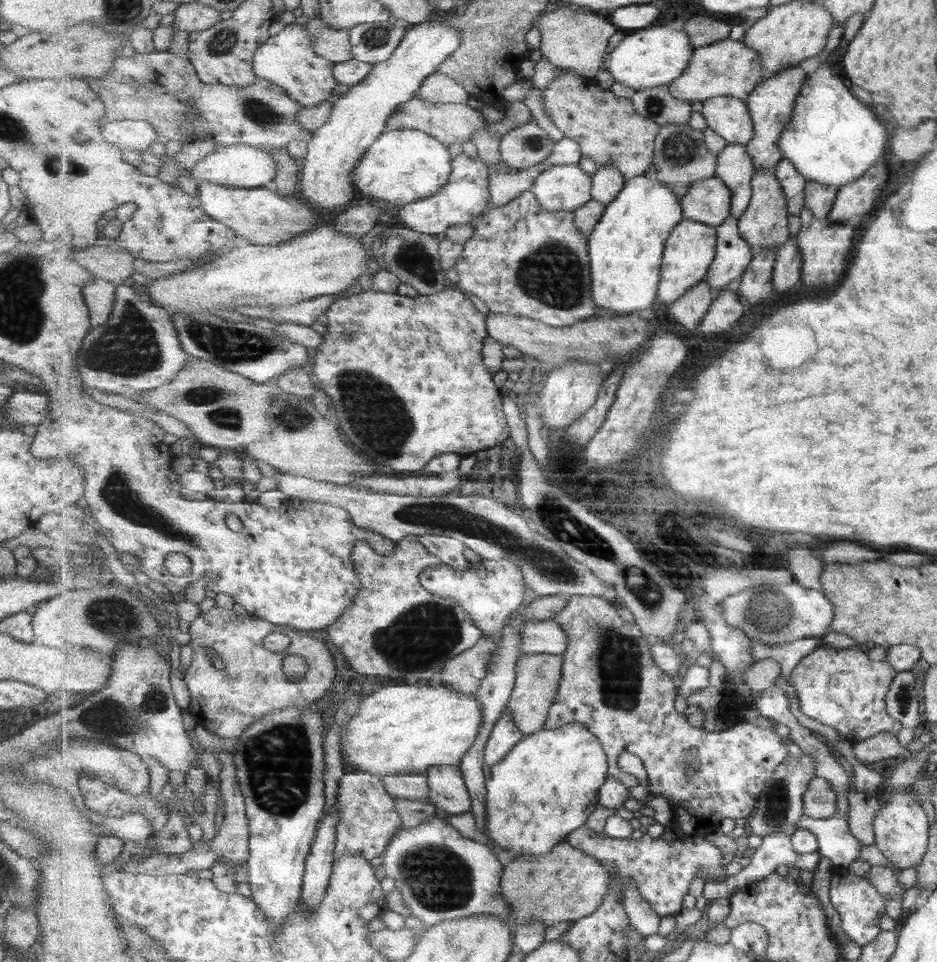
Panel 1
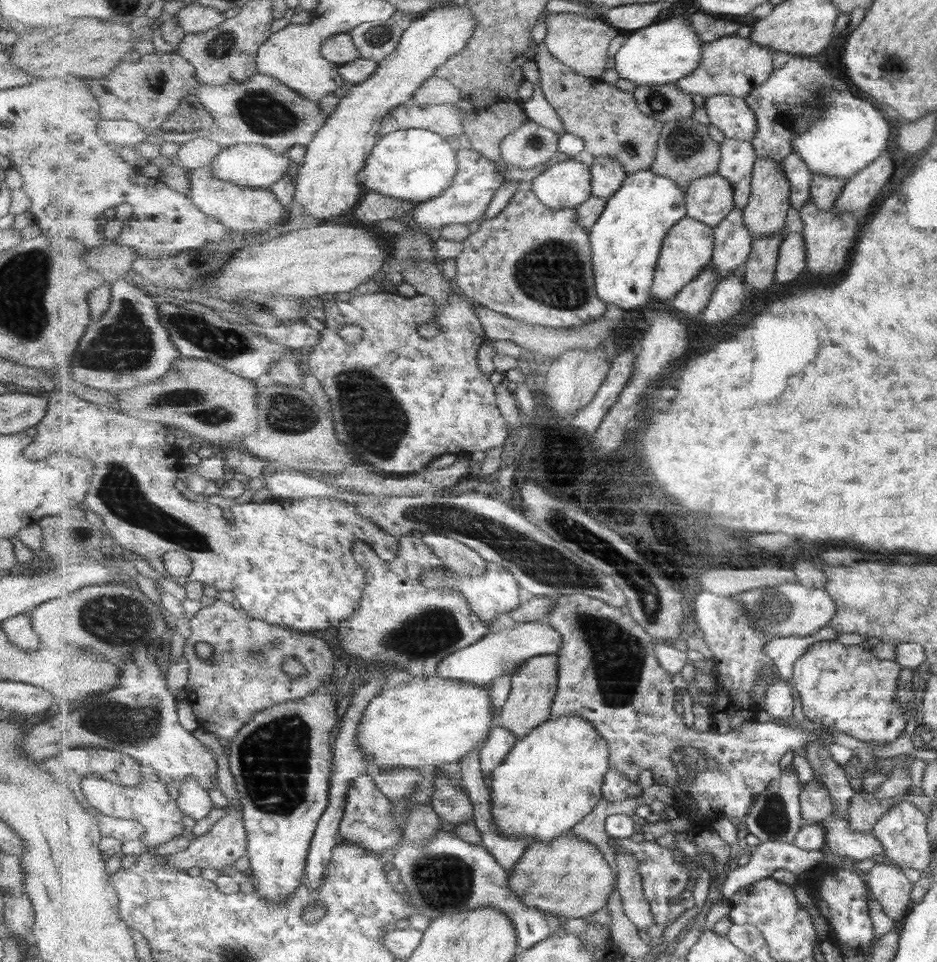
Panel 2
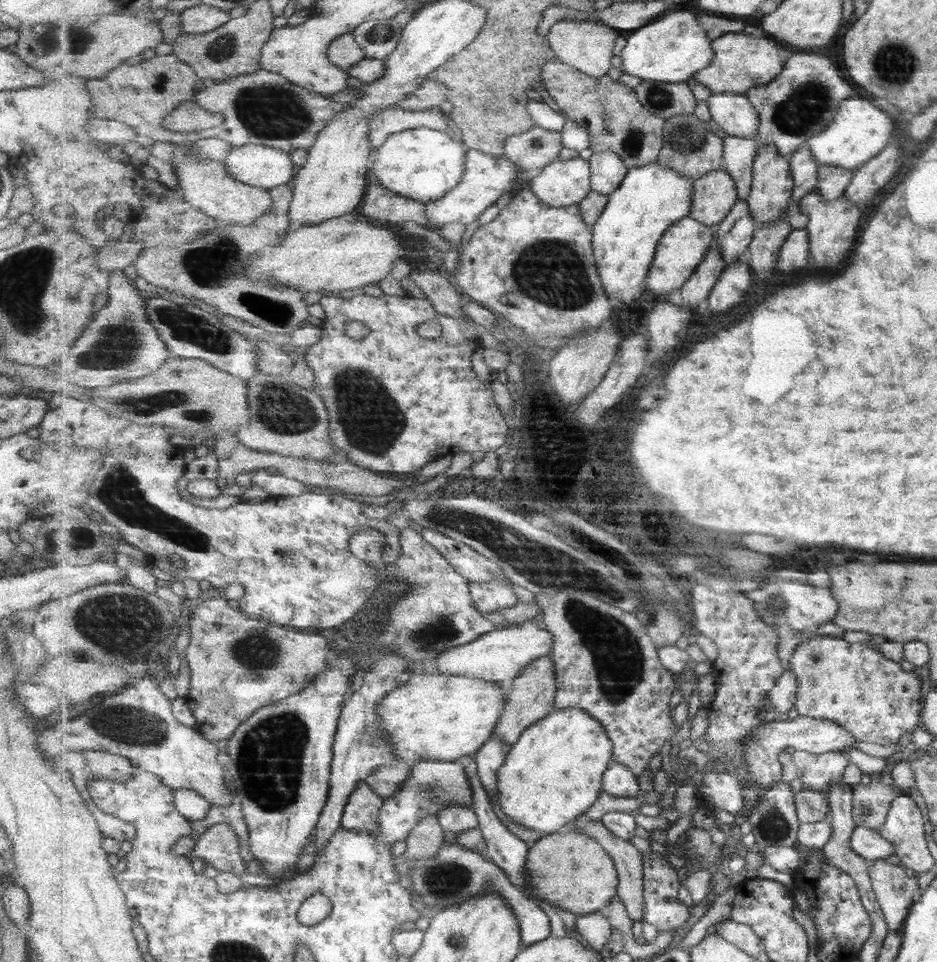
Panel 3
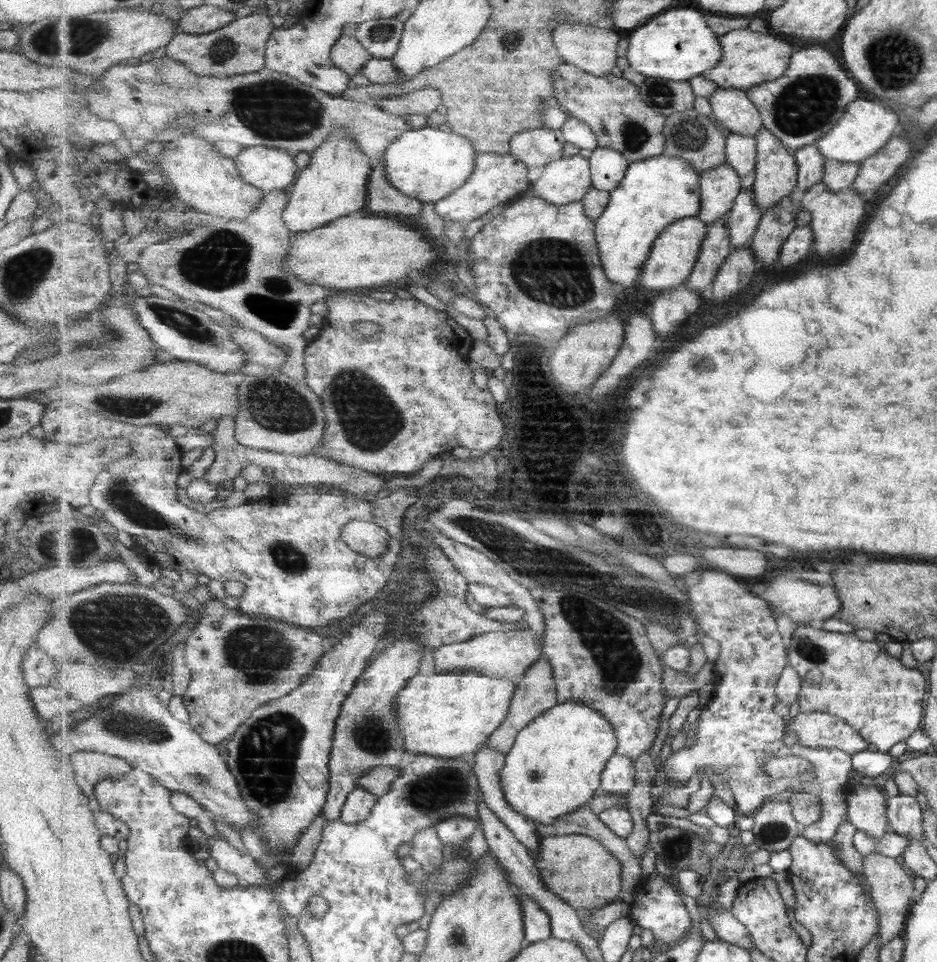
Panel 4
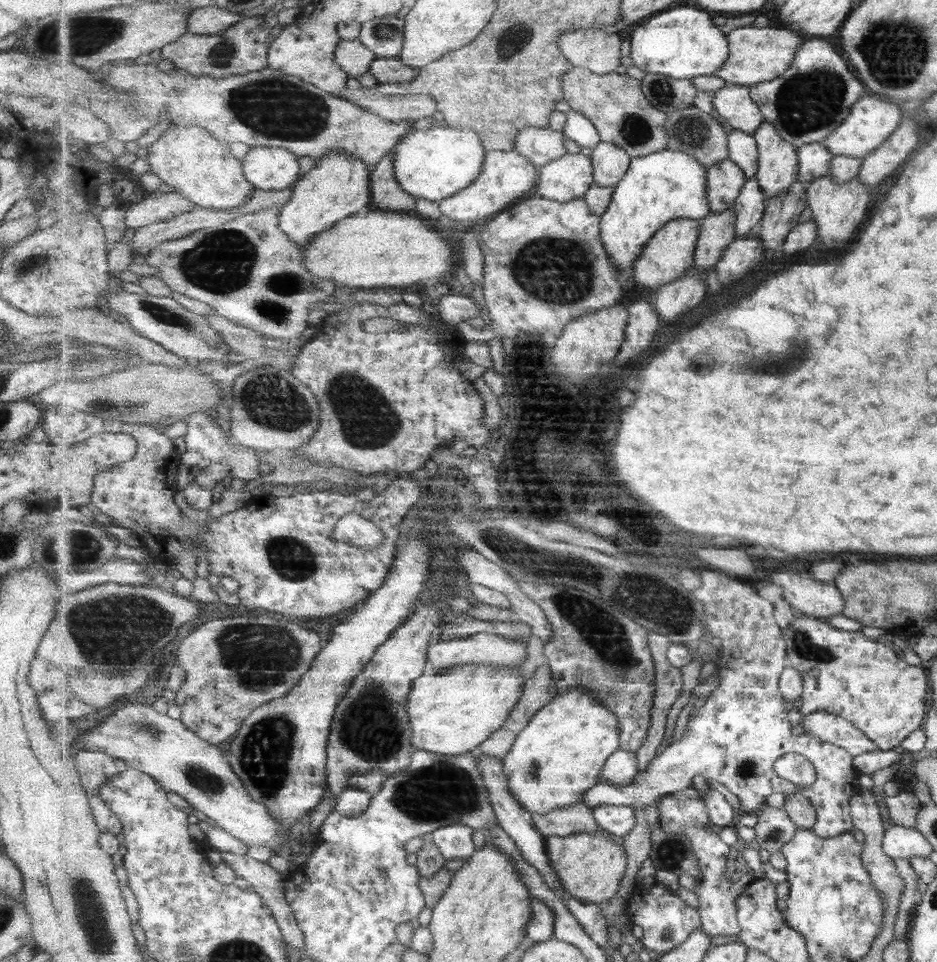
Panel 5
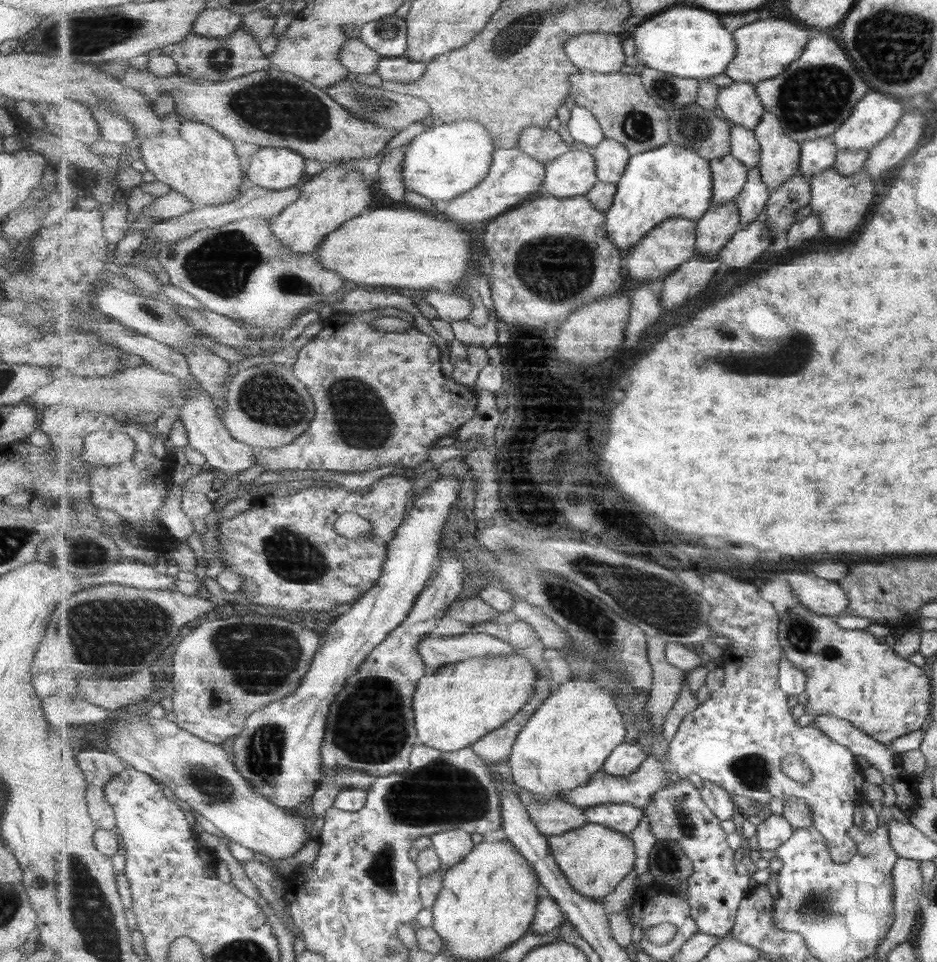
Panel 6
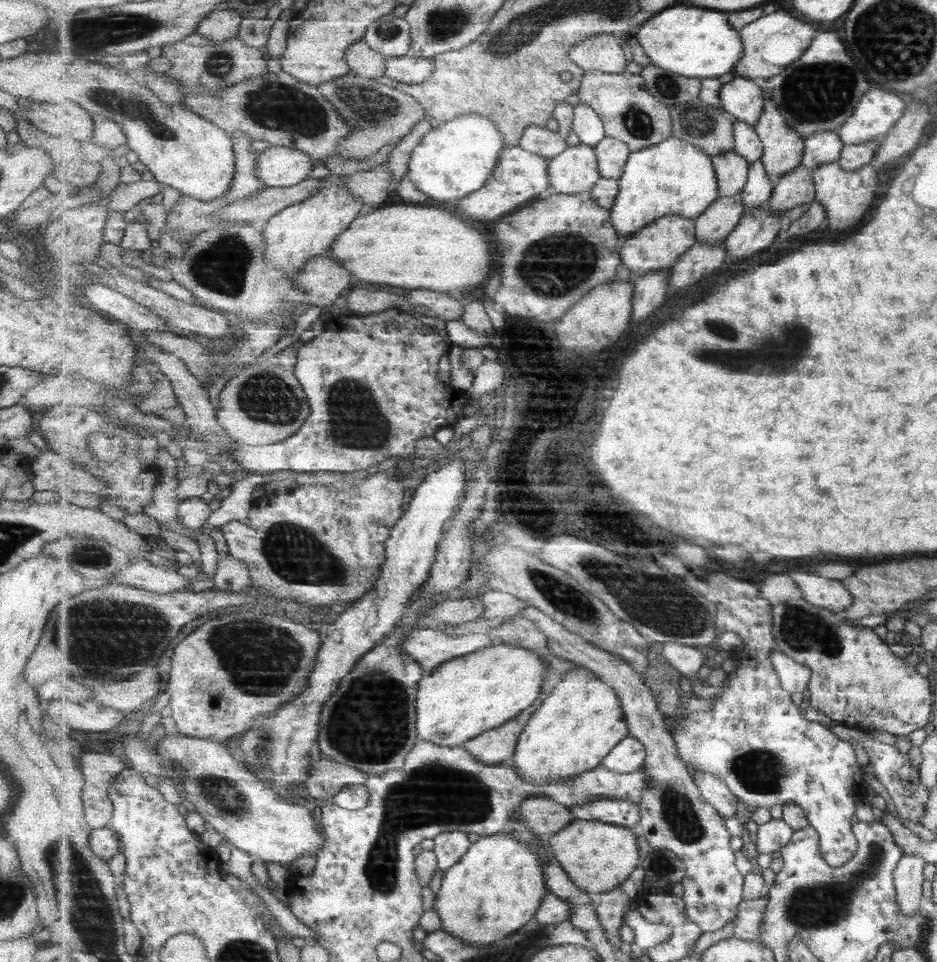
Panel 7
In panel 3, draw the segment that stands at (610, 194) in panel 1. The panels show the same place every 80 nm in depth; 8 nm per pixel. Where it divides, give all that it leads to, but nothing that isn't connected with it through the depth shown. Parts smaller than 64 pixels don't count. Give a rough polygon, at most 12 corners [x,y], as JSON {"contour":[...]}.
{"contour":[[613,151],[594,152],[592,190],[610,195],[630,169]]}

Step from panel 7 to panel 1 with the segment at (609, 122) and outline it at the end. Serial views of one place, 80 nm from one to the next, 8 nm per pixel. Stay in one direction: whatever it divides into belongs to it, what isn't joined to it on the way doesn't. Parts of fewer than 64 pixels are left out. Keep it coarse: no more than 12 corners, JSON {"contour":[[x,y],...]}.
{"contour":[[593,78],[543,90],[552,122],[597,167],[645,174],[662,125]]}

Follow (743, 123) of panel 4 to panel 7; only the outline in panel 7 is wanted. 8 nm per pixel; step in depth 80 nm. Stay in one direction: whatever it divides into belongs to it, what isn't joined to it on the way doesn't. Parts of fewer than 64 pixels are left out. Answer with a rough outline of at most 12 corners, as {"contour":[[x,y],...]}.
{"contour":[[759,81],[723,85],[721,109],[735,121],[760,122],[767,102]]}

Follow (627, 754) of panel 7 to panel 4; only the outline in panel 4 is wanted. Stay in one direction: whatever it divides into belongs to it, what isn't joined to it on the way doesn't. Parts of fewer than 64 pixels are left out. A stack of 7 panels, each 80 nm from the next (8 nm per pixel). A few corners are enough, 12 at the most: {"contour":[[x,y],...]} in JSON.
{"contour":[[616,754],[602,775],[602,789],[628,795],[636,786],[631,757]]}

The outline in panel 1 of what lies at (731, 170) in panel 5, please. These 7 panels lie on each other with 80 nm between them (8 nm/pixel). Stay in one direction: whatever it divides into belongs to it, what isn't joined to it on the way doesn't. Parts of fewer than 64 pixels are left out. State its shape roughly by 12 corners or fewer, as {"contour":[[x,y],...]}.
{"contour":[[717,176],[693,183],[681,201],[685,219],[721,226],[732,192]]}

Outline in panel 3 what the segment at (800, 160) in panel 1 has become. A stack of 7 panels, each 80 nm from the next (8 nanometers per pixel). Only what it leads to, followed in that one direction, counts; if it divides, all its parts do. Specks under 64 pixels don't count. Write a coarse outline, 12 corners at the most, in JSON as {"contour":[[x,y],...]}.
{"contour":[[844,100],[805,146],[820,166],[853,171],[887,146],[893,124],[867,100]]}

